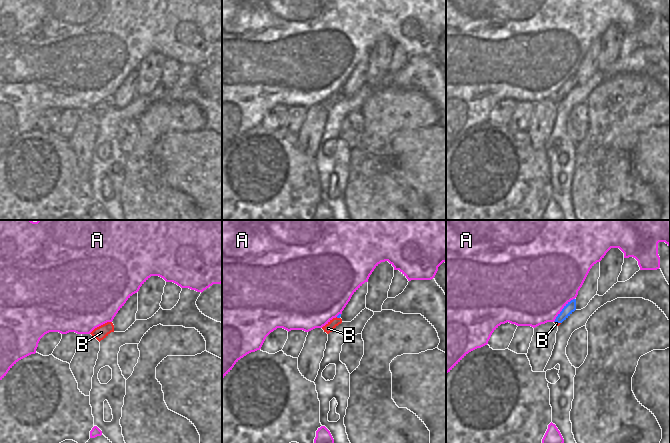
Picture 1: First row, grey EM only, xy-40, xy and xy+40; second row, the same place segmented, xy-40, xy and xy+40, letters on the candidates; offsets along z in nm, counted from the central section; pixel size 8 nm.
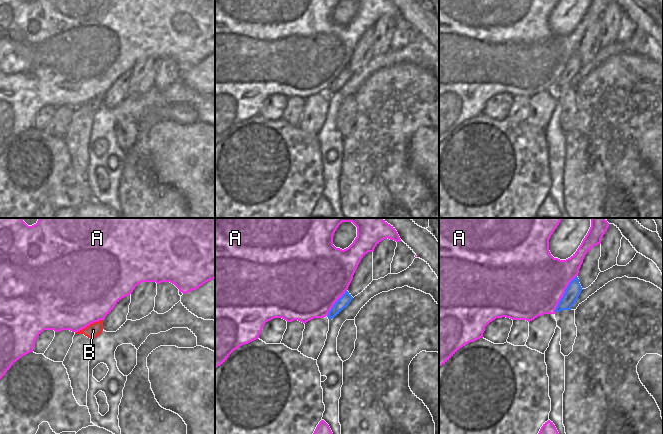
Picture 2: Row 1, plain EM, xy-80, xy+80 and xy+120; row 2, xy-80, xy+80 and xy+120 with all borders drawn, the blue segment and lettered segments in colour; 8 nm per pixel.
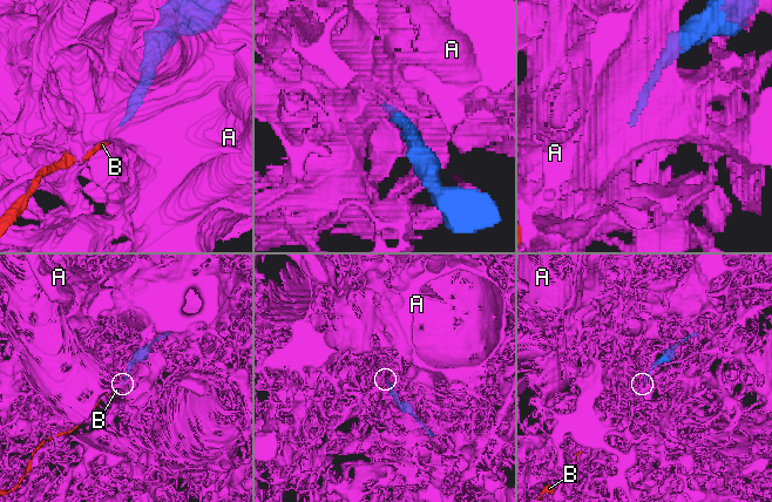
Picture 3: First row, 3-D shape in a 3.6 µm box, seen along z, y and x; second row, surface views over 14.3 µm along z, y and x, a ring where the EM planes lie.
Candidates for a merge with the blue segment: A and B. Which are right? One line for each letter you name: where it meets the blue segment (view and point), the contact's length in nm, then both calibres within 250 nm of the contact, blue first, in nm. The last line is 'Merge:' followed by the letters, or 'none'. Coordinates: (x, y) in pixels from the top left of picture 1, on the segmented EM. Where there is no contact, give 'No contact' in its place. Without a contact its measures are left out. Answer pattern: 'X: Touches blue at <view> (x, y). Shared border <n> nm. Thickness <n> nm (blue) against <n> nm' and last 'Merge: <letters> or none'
B: Touches blue at xy+40 (557, 322). Shared border 60 nm. Thickness 80 nm (blue) against 20 nm
Merge: B.

